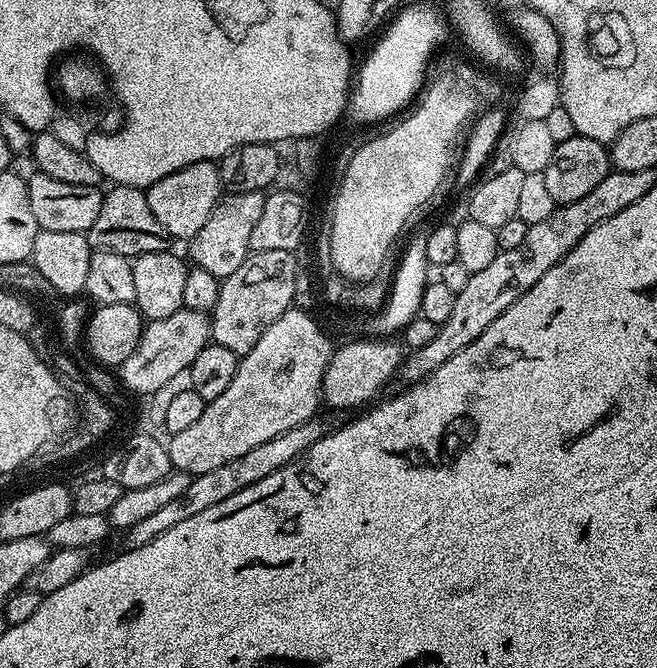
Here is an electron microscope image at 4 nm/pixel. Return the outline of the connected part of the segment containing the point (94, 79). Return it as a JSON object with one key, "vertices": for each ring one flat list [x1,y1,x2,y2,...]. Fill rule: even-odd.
{"vertices":[[68,44,68,48,60,48,60,52,48,60,44,80,54,85,48,92,48,100,52,100,52,108,59,118,35,128,31,132,33,140,49,132,62,138,66,146,77,148,89,160,92,157,90,146,96,136,121,136,124,128,128,128,128,107,117,101,114,90,116,76,112,76,112,68,108,68,104,56,100,56,92,44]]}

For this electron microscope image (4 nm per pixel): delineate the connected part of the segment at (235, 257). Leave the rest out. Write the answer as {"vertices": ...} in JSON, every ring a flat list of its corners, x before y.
{"vertices":[[233,192,221,195,220,201,210,210,210,218,206,218,206,226,194,234,187,245,192,255,191,263,197,268,207,270,218,277,229,276,242,266,242,262,250,255,250,234,262,215,264,192]]}

